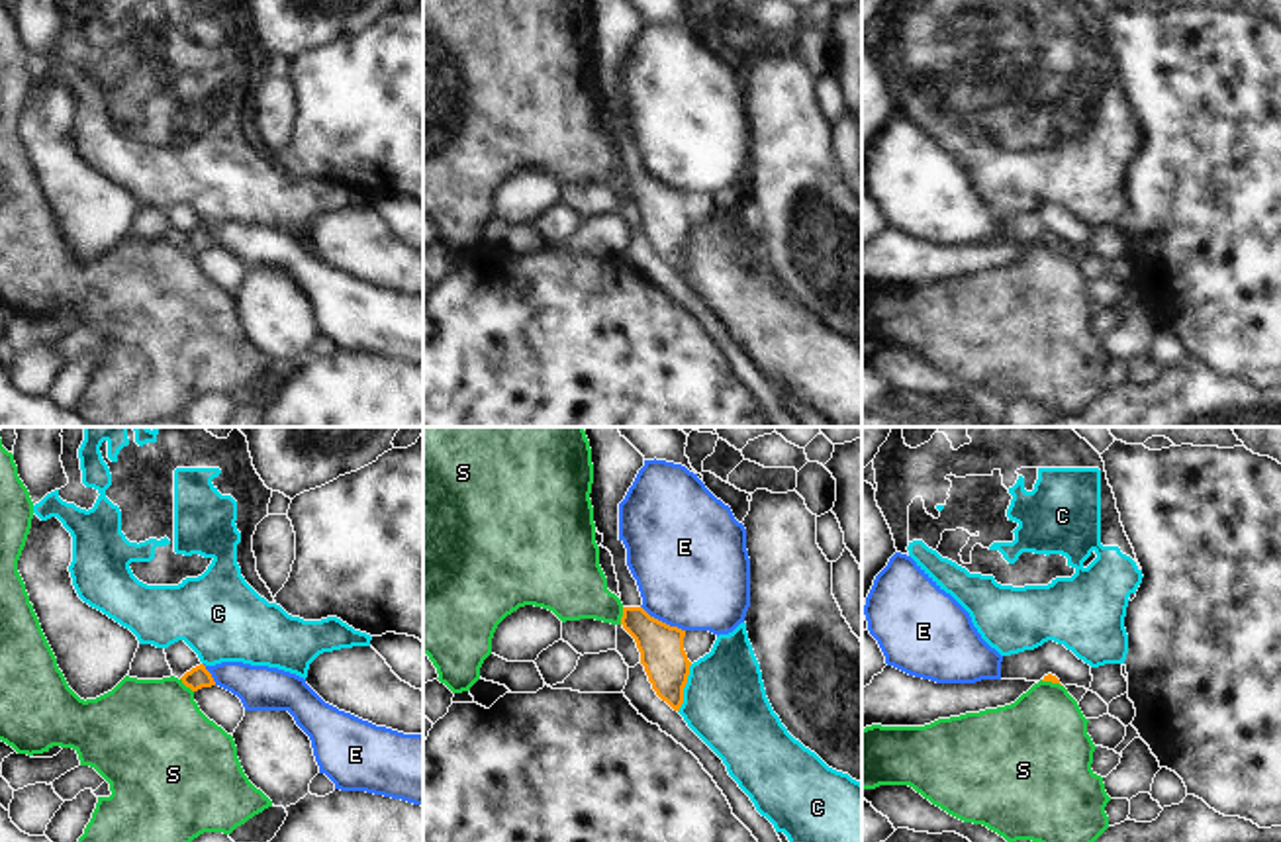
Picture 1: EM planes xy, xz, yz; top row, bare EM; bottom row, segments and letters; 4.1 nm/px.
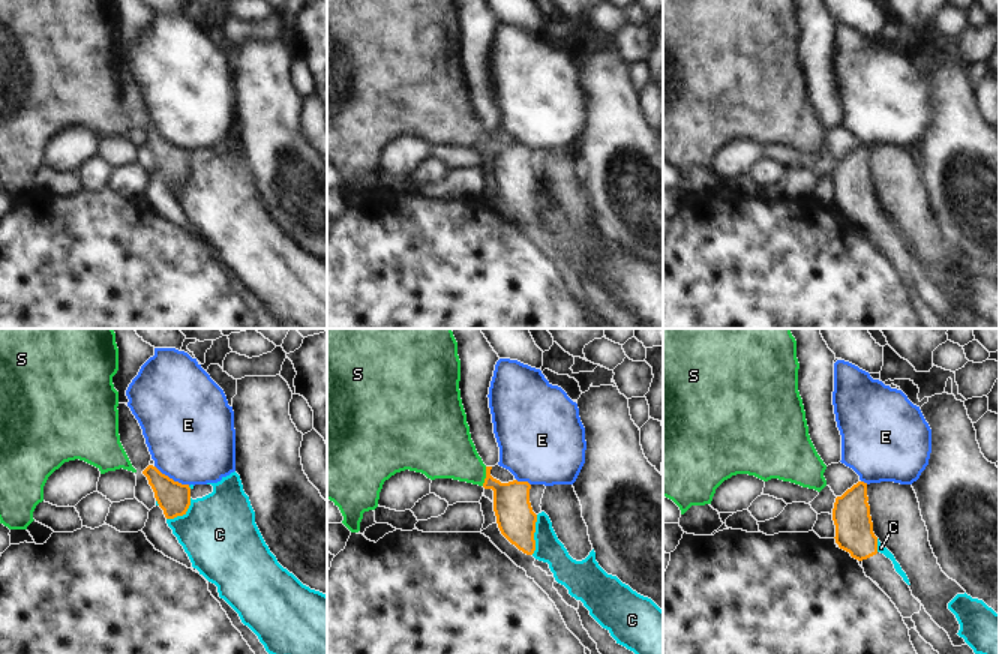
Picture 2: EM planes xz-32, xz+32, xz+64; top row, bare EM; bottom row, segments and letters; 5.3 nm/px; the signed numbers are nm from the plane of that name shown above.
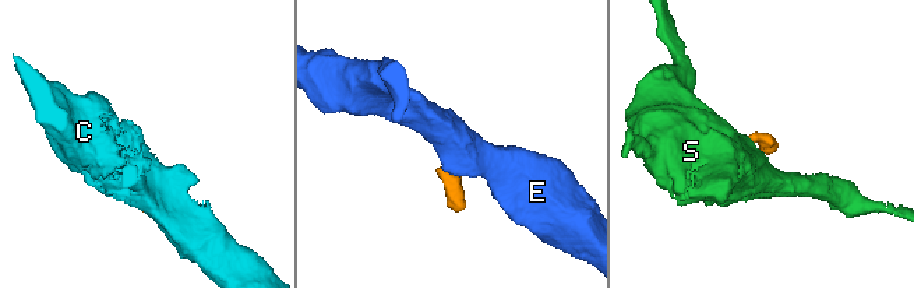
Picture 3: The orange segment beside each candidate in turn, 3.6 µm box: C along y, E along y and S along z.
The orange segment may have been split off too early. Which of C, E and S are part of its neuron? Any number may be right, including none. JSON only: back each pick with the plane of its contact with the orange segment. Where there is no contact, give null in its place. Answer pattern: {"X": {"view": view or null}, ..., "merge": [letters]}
{"merge": []}

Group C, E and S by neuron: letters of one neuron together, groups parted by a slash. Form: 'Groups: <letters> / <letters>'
Groups: C / E / S

